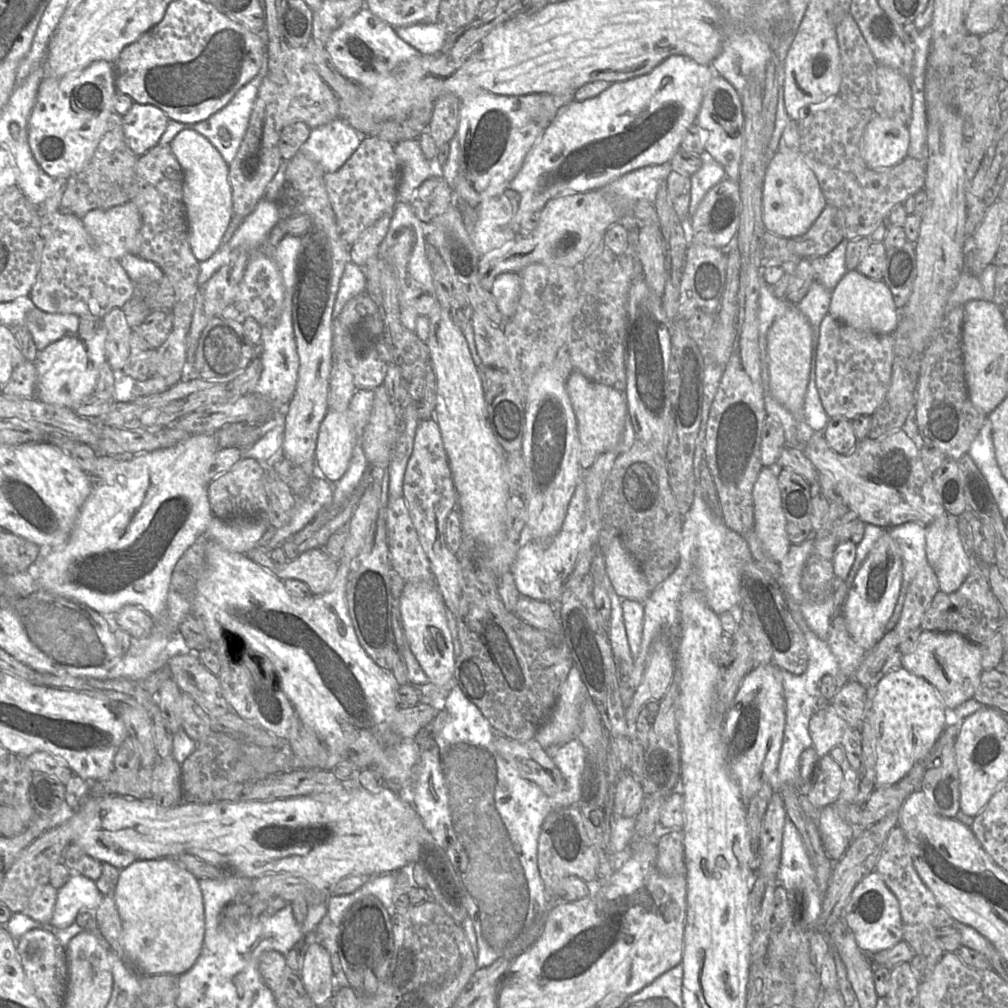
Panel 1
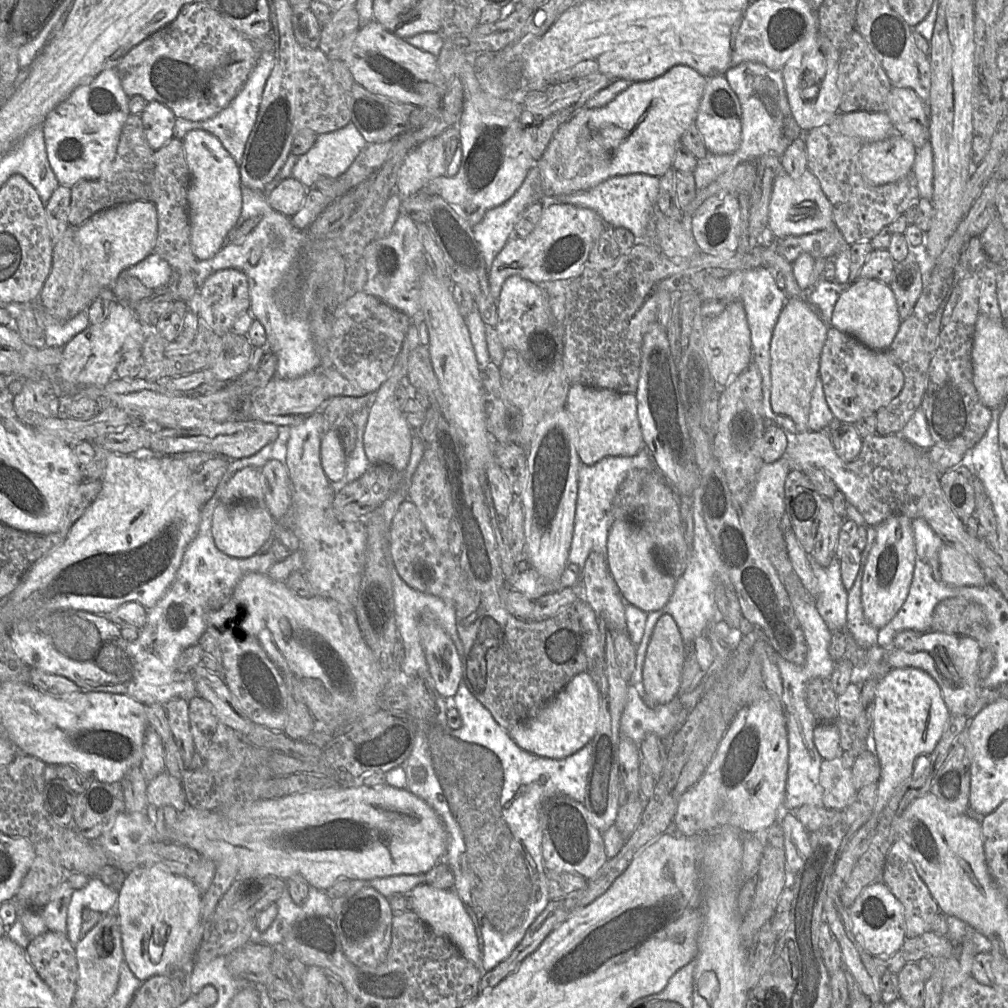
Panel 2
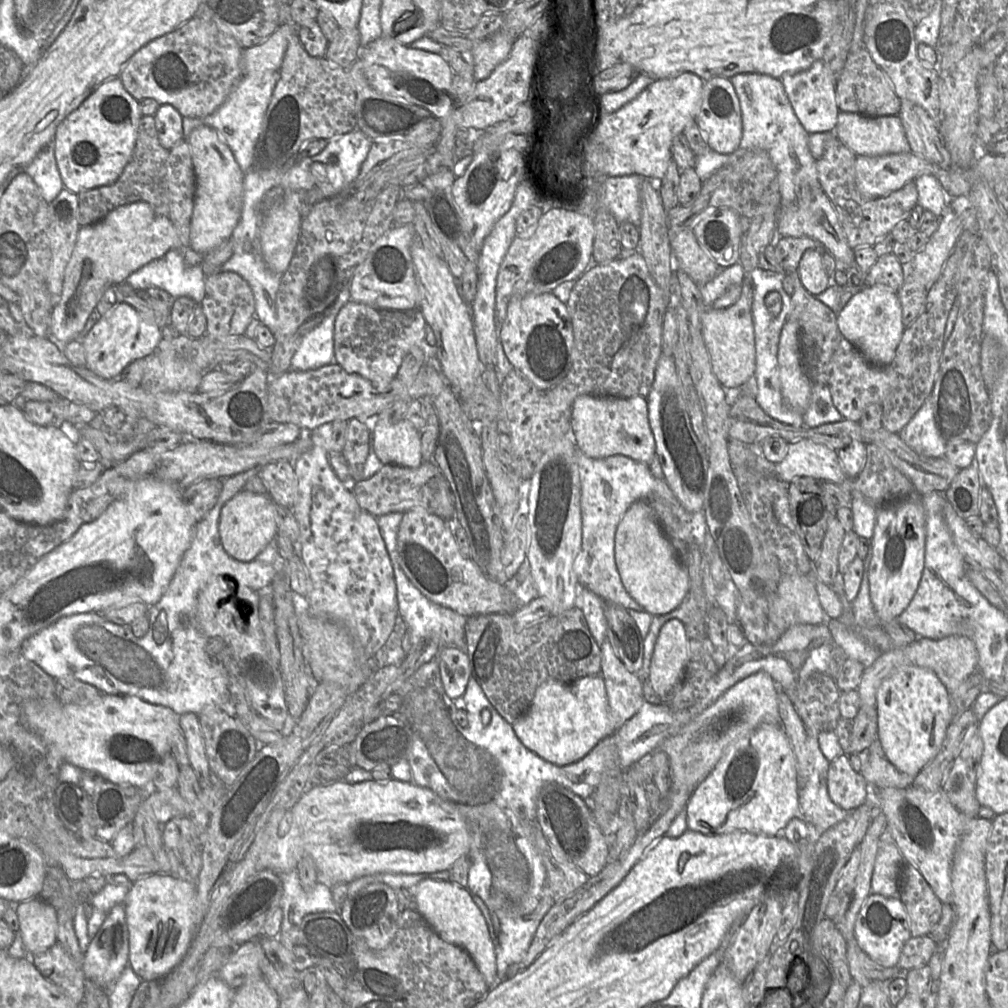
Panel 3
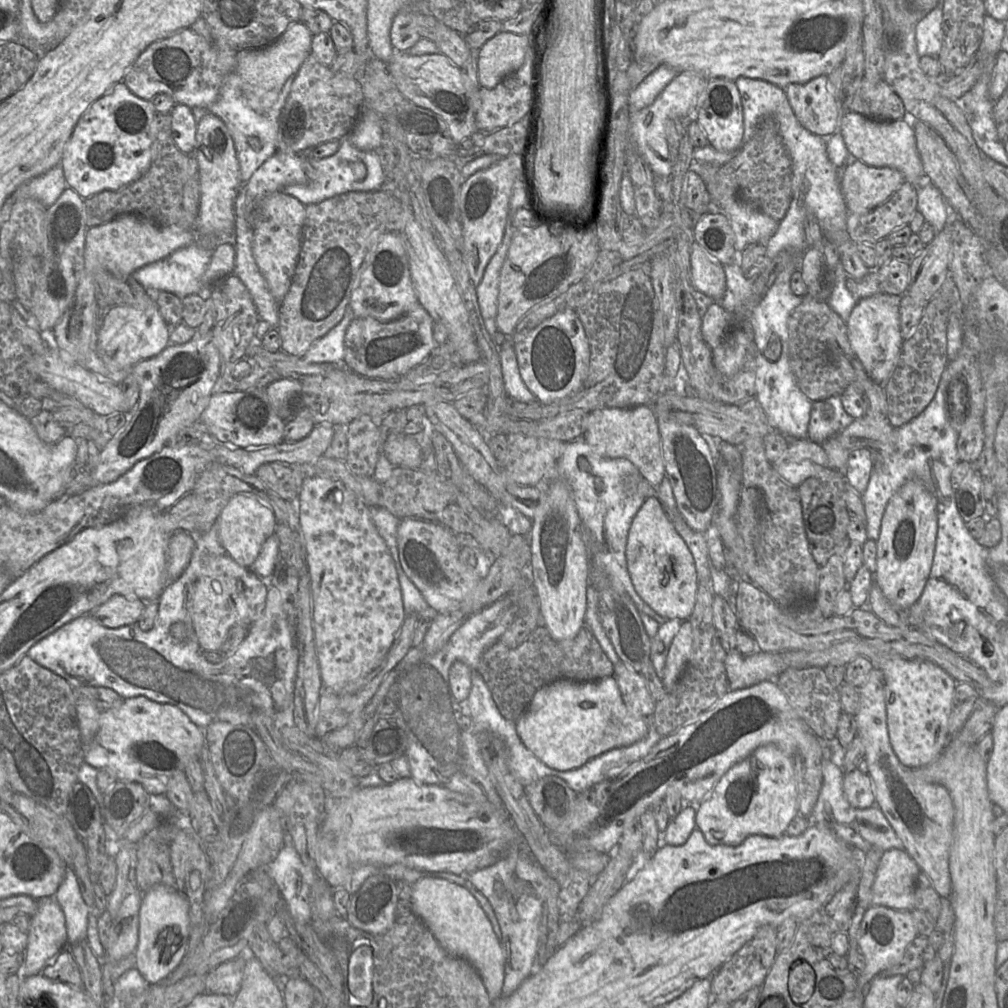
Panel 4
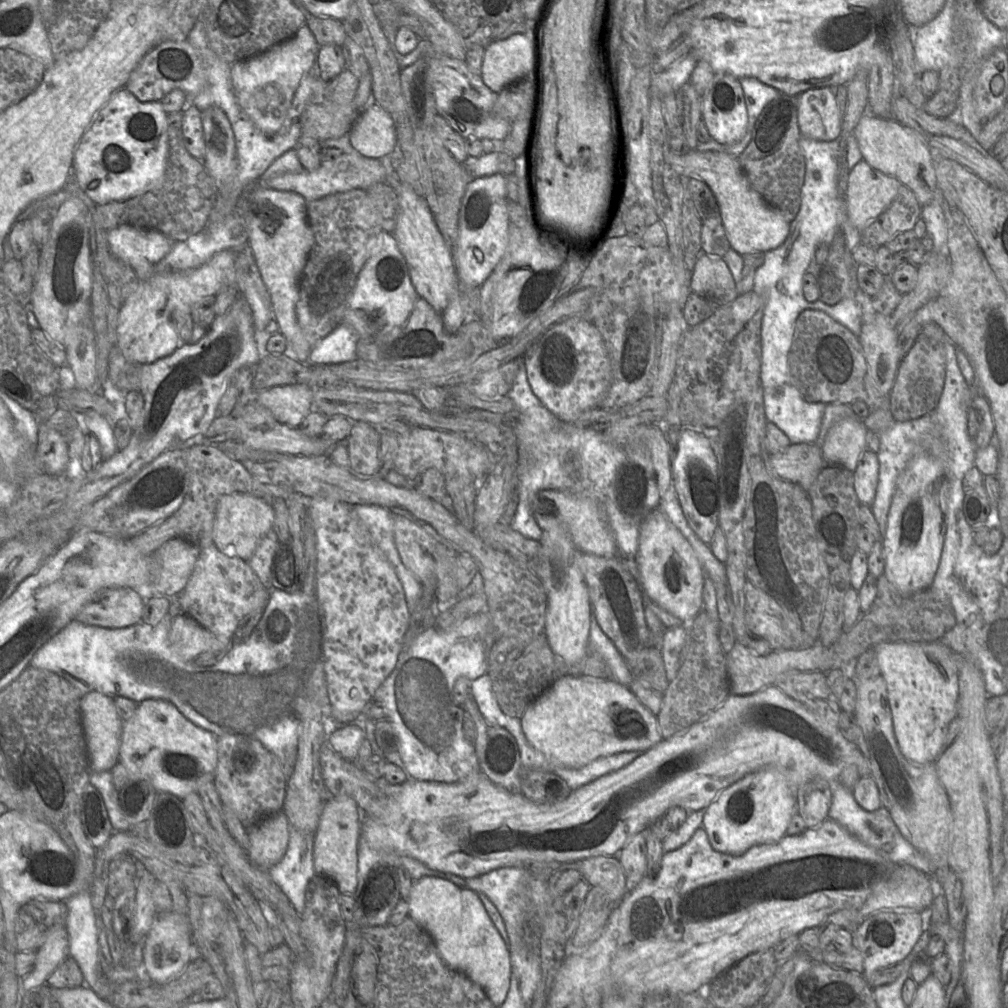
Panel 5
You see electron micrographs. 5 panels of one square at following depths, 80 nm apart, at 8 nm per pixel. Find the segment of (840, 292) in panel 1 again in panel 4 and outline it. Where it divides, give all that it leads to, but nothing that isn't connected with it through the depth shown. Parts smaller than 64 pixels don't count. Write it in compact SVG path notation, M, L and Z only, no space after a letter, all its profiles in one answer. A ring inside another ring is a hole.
M879 292L861 299L845 323L851 347L867 375L884 386L895 368L903 343L900 331L900 297Z

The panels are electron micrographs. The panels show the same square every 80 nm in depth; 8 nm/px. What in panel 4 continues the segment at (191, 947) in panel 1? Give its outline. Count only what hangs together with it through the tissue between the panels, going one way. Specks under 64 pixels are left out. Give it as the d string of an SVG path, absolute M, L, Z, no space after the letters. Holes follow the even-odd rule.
M156 885L144 891L139 911L139 939L134 952L135 968L150 984L168 978L182 963L190 938L189 905L174 888Z

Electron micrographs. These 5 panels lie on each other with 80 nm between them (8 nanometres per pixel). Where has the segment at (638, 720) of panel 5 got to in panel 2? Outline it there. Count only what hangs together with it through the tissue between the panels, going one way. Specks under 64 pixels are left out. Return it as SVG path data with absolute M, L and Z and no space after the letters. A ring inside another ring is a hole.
M587 672L574 676L552 699L541 705L528 719L511 729L513 740L524 750L550 759L566 758L594 737L600 715L602 696Z

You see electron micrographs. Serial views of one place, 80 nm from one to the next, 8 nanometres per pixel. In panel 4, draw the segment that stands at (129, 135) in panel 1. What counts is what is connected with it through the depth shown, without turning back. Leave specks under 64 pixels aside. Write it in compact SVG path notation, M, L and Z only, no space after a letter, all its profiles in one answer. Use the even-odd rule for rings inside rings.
M176 104L170 115L172 118L172 137L175 144L184 153L194 155L198 122L194 118L192 108L183 104Z

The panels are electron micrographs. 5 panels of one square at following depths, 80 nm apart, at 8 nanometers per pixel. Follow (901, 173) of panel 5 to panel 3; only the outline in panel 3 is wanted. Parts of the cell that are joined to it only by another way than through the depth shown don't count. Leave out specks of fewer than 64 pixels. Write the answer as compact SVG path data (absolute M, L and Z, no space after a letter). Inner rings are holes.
M839 112L834 133L856 156L911 152L898 116L869 117Z

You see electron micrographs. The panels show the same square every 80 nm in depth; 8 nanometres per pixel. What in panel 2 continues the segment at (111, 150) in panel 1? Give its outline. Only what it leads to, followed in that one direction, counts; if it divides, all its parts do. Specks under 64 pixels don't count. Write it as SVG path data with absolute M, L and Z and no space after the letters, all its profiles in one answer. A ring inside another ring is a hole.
M130 115L120 135L116 156L107 171L98 179L84 179L71 189L69 224L77 228L95 214L137 200L152 202L154 150L150 147L140 115Z

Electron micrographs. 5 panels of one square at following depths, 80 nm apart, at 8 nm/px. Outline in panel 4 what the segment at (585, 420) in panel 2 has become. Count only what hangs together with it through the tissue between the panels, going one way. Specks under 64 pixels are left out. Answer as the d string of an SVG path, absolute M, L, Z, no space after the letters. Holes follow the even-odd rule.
M649 404L631 408L600 408L591 411L582 438L600 456L621 457L631 461L656 488L666 477L657 418Z

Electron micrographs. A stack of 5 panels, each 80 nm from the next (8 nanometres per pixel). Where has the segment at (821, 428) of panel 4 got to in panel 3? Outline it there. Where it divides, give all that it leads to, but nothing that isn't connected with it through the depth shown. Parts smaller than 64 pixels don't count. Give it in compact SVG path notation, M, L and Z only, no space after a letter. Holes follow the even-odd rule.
M821 384L813 385L810 403L803 418L806 428L815 428L844 419L832 402L828 386Z

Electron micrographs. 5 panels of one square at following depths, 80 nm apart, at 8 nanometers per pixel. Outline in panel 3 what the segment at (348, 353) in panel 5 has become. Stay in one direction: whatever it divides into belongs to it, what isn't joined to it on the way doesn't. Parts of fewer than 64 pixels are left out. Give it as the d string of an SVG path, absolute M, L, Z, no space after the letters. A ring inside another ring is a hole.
M343 290L325 318L302 338L291 359L291 370L307 371L334 363L335 319L348 301L350 291Z

